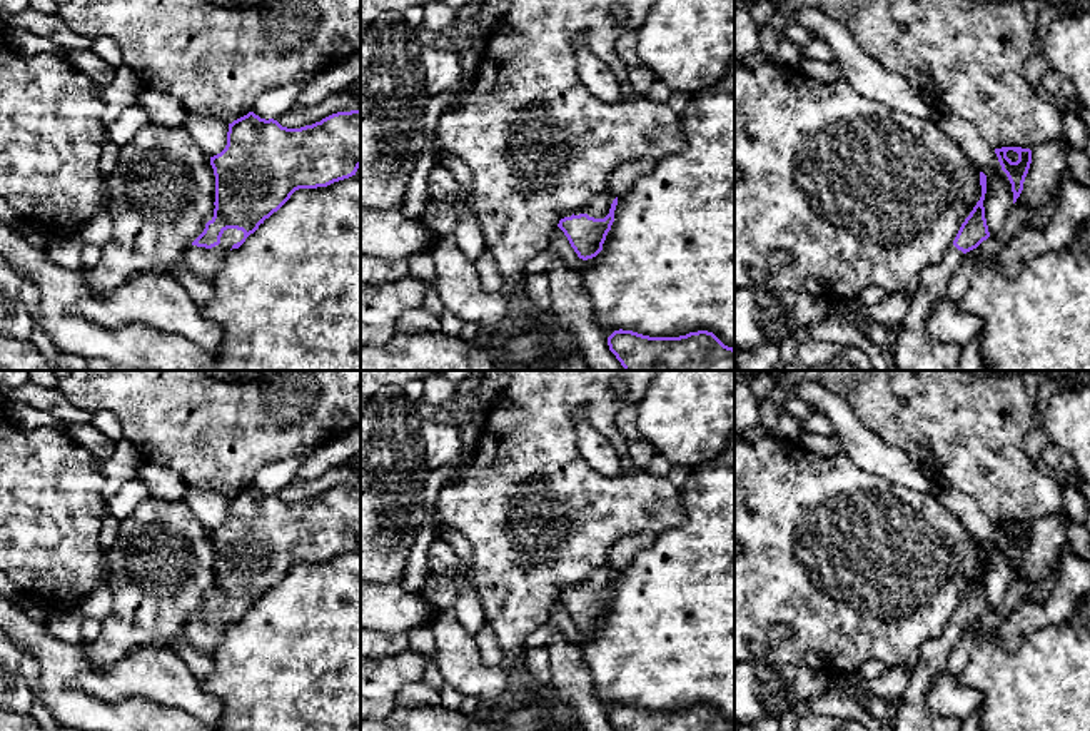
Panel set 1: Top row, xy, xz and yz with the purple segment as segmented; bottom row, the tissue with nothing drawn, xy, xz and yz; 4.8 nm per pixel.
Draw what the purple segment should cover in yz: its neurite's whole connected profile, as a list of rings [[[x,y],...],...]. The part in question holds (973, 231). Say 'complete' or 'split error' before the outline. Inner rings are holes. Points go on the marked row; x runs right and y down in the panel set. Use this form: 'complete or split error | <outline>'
split error | [[[980,172],[982,197],[961,224],[953,245],[936,264],[920,274],[916,292],[910,299],[900,330],[891,340],[891,371],[958,371],[963,345],[941,344],[926,334],[926,319],[933,304],[945,294],[963,255],[990,237],[985,219],[987,175]]]

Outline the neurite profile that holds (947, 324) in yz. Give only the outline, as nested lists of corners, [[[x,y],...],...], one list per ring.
[[[938,299],[926,319],[926,334],[941,344],[966,345],[980,335],[983,320],[970,312],[963,312],[958,302]]]

